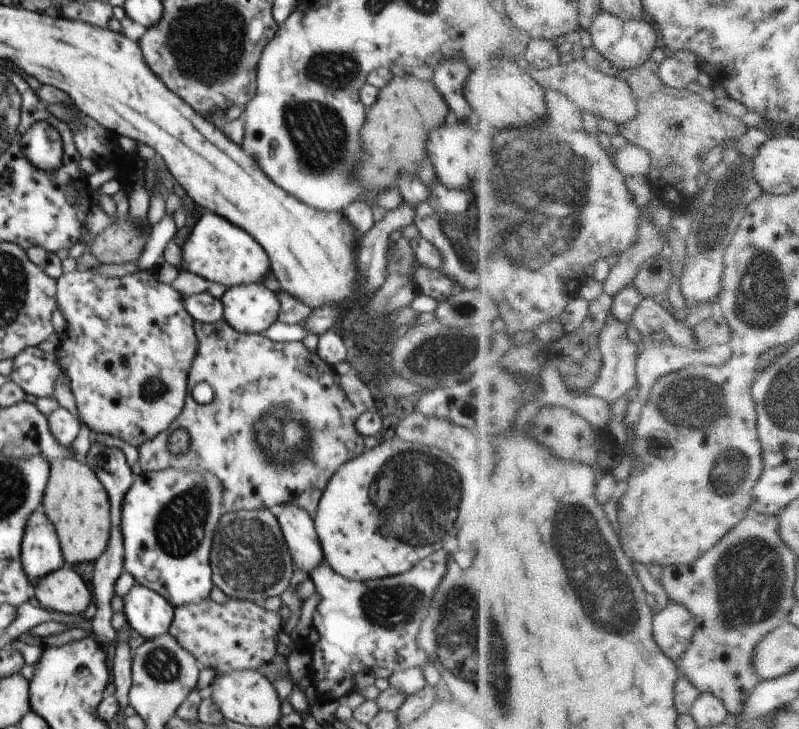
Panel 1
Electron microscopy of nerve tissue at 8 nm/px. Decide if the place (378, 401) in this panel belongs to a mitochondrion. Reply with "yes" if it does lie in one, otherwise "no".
no

